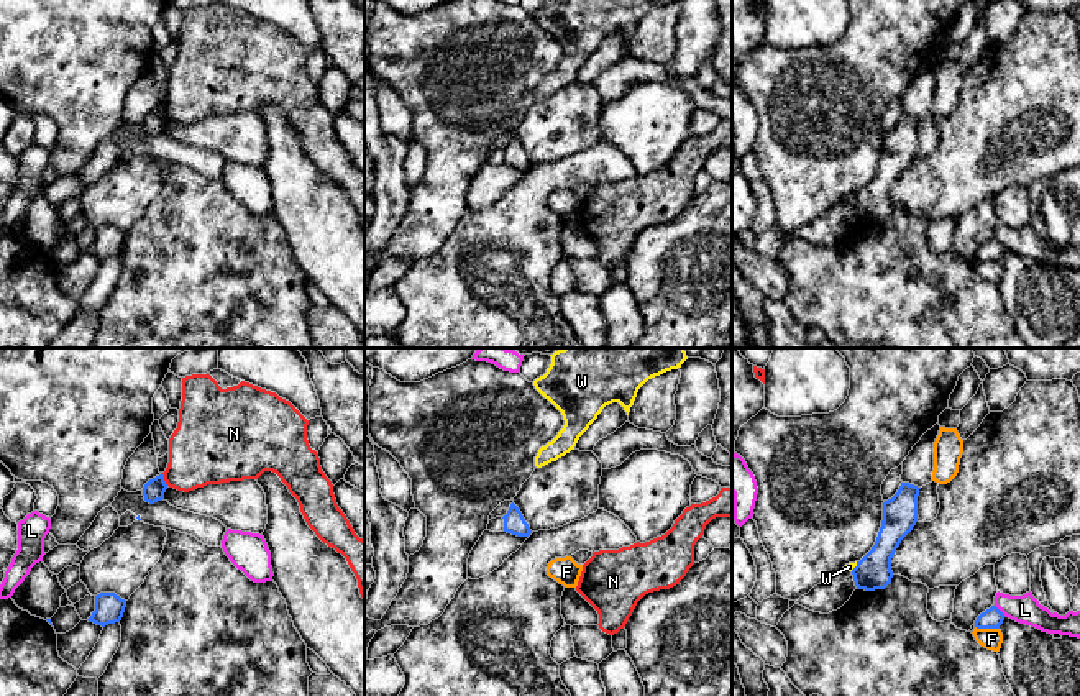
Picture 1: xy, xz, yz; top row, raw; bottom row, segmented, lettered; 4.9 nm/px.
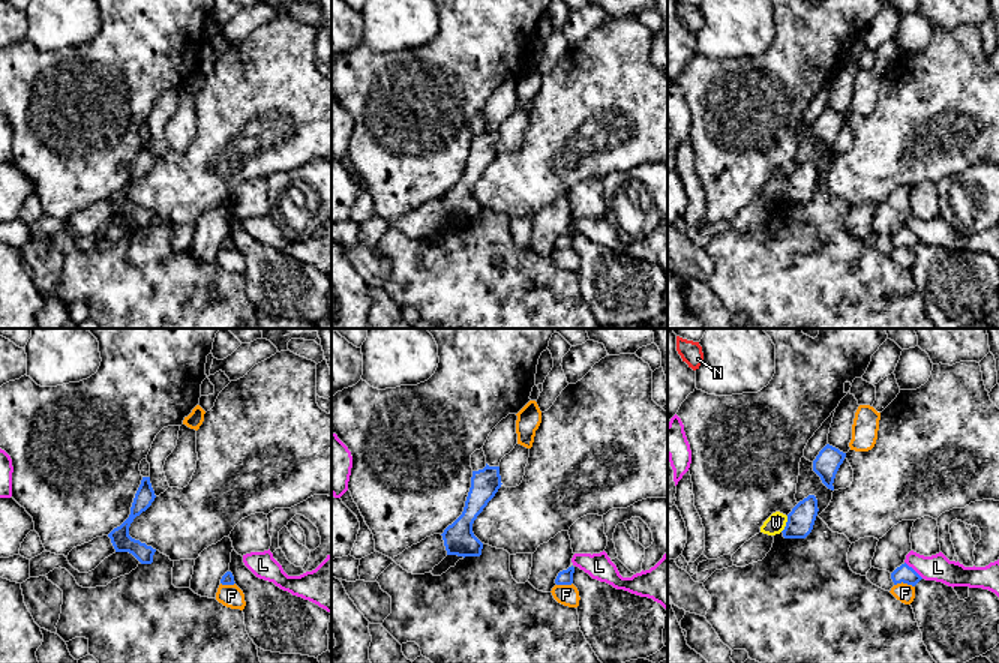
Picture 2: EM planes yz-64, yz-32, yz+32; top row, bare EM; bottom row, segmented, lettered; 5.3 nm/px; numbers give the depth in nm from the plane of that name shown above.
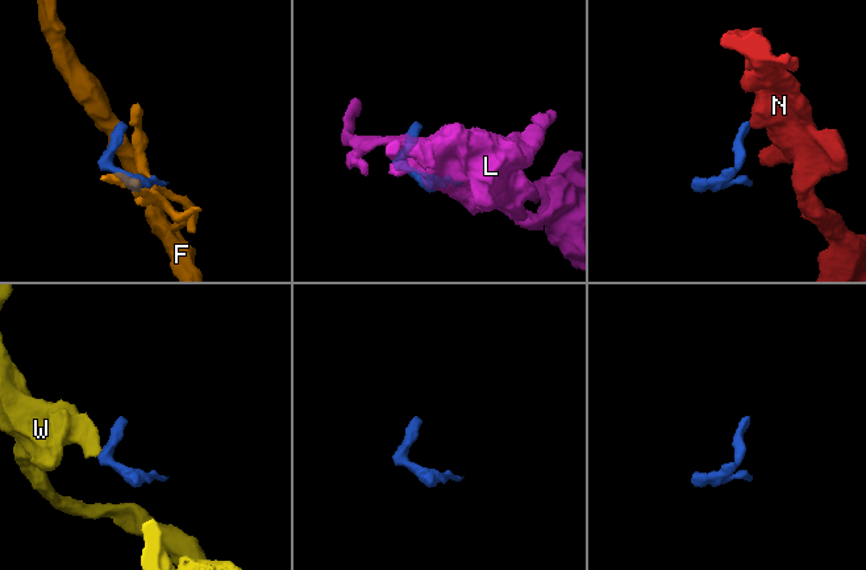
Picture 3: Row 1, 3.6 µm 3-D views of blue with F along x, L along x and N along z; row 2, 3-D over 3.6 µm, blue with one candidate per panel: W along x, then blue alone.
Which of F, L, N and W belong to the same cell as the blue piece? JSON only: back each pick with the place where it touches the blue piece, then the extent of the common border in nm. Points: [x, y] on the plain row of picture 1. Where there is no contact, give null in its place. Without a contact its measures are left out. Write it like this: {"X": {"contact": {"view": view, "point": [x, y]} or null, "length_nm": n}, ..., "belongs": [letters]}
{"belongs": []}

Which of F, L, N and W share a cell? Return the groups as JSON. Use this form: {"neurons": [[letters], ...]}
{"neurons": [["F"], ["L"], ["N"], ["W"]]}

